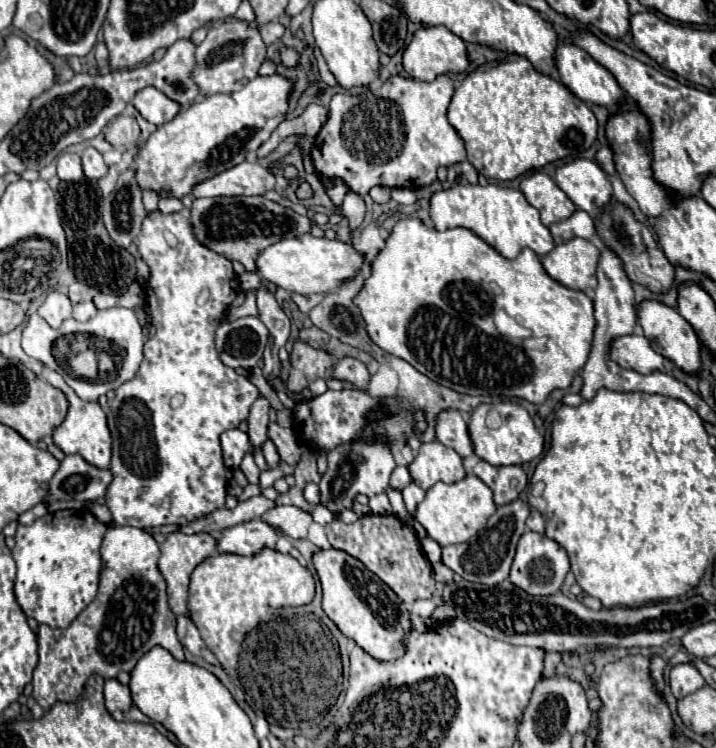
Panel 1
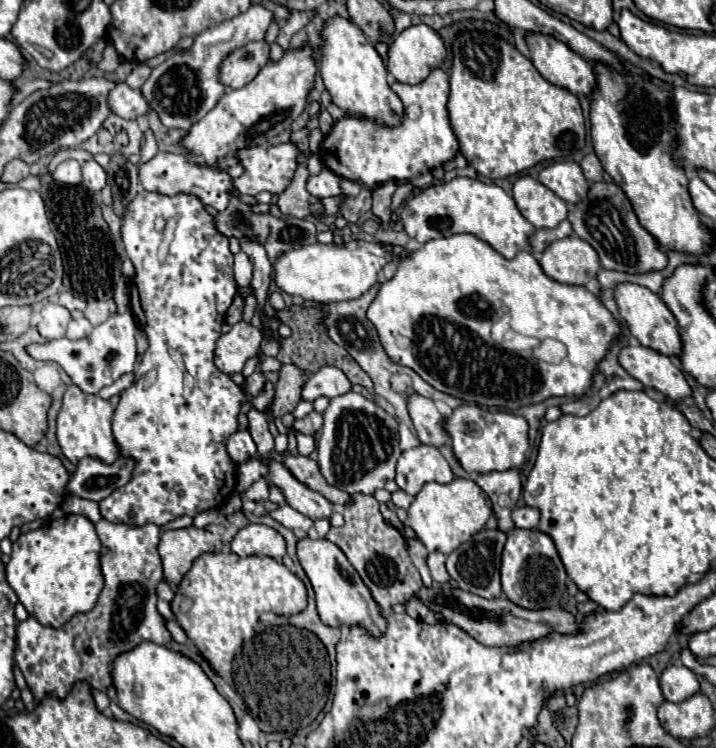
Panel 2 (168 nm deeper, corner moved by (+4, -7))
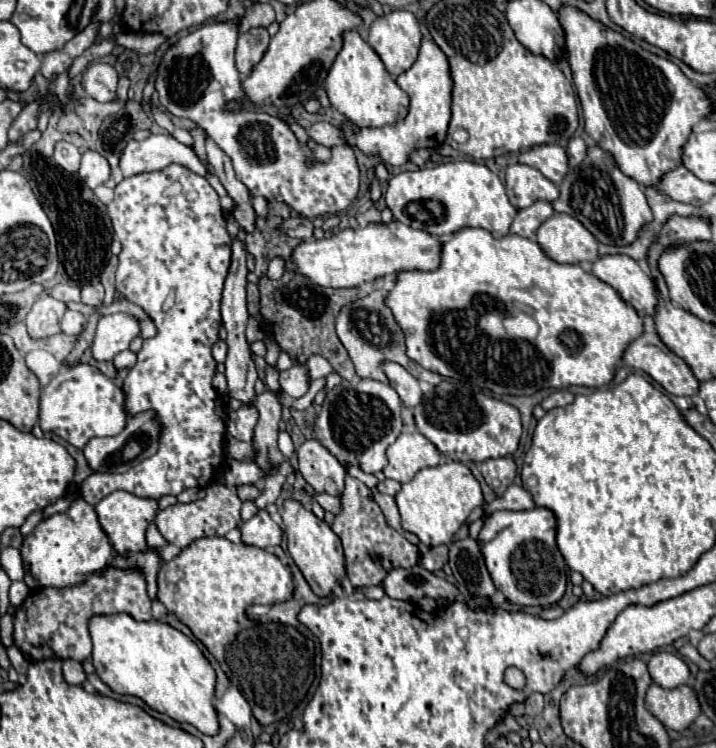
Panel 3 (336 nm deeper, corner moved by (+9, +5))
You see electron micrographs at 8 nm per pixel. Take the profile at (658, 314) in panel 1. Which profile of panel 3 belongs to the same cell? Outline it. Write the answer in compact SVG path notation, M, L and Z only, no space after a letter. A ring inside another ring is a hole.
M602 256L592 264L594 274L610 284L620 298L630 304L640 318L656 316L656 286L630 256Z

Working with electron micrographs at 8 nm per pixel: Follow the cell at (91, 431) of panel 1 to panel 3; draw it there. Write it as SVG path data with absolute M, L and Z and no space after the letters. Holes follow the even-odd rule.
M64 364L58 376L50 380L42 392L40 420L44 432L54 432L72 446L84 448L90 438L116 436L122 432L128 420L128 414L124 412L124 392L90 364Z

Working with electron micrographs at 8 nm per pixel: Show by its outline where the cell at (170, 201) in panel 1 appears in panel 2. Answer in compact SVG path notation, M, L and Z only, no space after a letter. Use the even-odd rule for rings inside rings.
M157 152L149 162L139 164L139 180L145 190L151 192L161 192L161 194L177 194L177 192L189 192L195 194L203 204L223 212L229 204L229 192L233 190L233 182L229 174L225 172L215 172L211 168L201 168L193 162L187 160L183 154L173 154L173 152Z

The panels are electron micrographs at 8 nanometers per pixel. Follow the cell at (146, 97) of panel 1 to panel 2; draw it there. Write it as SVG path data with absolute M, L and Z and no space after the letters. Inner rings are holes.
M117 82L115 88L109 92L107 106L113 114L127 118L127 120L139 118L149 112L149 106L147 106L147 100L143 98L143 94L129 88L125 82Z

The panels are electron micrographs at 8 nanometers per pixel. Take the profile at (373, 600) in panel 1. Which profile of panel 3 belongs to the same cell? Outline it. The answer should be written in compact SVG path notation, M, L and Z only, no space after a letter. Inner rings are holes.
M296 500L284 502L282 522L284 522L286 538L288 538L288 552L294 558L296 566L302 570L312 592L320 598L330 596L334 588L342 582L342 578L346 578L346 564L344 564L340 538L332 532L332 528L324 520L318 520L312 512L304 510L302 504Z

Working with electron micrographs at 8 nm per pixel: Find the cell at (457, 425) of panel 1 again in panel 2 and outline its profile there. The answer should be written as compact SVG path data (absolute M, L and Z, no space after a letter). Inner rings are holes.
M411 394L407 398L407 410L417 430L417 436L421 438L423 444L431 444L431 446L445 444L447 436L445 436L445 430L441 428L443 416L437 412L433 400L419 394Z

